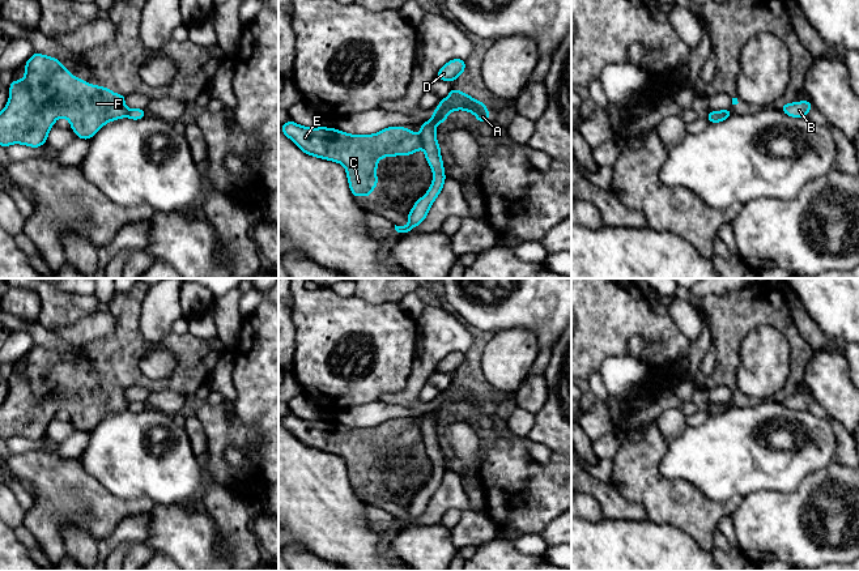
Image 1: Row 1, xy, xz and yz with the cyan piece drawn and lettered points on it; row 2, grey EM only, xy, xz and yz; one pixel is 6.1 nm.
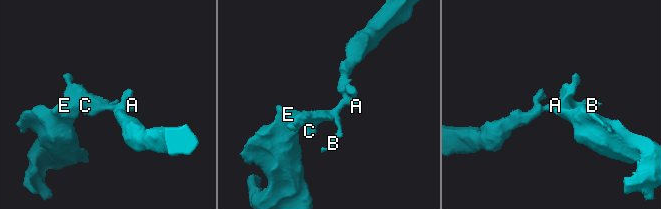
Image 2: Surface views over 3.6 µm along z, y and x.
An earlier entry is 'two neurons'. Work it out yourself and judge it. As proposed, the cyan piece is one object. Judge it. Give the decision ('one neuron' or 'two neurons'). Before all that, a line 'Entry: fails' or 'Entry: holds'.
Entry: holds
two neurons

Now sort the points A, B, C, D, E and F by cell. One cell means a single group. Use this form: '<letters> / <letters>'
A B D / C E F

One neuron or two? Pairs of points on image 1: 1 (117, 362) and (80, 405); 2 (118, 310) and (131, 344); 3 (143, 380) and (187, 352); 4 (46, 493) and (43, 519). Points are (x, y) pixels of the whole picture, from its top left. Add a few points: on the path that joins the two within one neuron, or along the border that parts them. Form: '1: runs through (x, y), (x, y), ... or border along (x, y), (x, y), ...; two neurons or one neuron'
1: runs through (109, 373), (90, 395); one neuron
2: runs through (126, 318), (126, 336); one neuron
3: runs through (157, 384), (170, 383), (187, 366); one neuron
4: runs through (46, 499), (46, 512); one neuron

